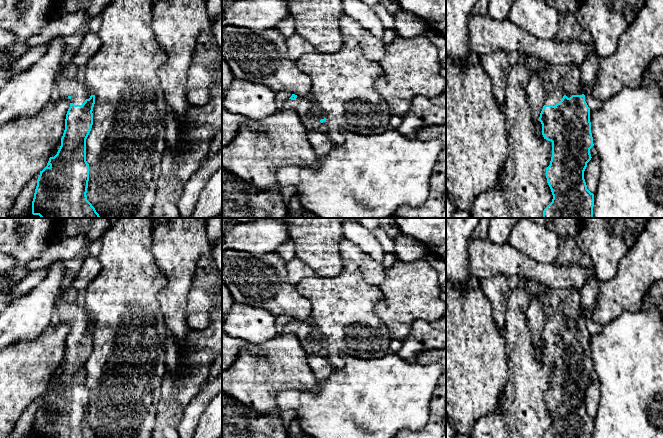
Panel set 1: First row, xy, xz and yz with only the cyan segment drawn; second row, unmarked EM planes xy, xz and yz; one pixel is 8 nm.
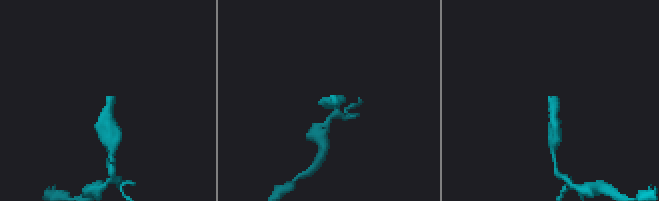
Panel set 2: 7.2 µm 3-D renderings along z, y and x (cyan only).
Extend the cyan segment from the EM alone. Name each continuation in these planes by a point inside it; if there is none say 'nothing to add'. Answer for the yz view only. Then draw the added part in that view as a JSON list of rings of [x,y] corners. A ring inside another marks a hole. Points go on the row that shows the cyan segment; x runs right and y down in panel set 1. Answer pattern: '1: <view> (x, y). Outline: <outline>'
1: yz (568, 84). Outline: [[[576,64],[567,65],[566,72],[558,75],[555,82],[549,87],[544,105],[555,106],[562,100],[564,95],[568,98],[572,95],[582,95],[580,79],[580,66]]]

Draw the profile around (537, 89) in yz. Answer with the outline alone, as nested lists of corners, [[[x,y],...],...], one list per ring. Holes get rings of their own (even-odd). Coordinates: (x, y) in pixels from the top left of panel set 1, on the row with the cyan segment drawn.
[[[533,73],[531,75],[530,81],[526,87],[526,92],[527,101],[535,120],[538,120],[540,117],[549,87],[548,82],[540,74]]]

